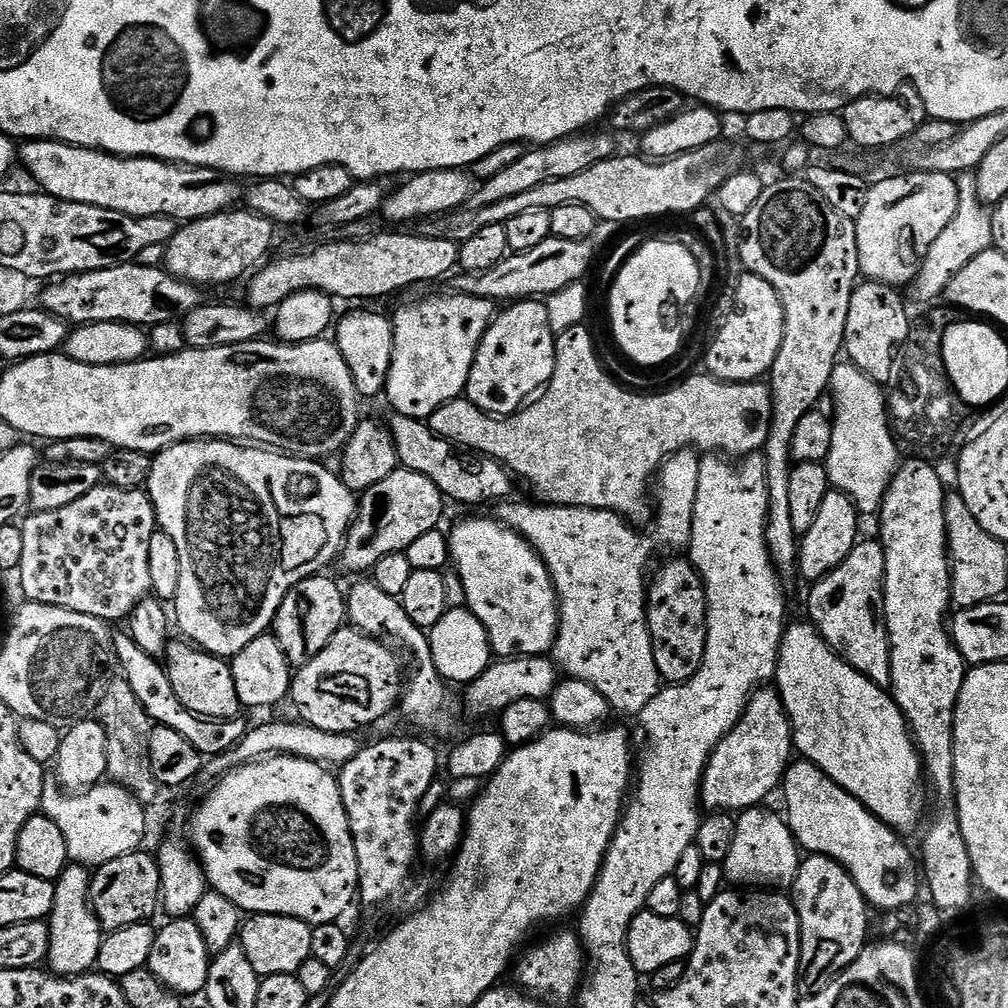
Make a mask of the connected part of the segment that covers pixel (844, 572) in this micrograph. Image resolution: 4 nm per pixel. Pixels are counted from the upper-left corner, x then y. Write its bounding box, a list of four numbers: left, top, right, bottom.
[808,539,892,690]

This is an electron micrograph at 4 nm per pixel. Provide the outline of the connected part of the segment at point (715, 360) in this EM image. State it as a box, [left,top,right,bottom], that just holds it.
[707,275,784,384]

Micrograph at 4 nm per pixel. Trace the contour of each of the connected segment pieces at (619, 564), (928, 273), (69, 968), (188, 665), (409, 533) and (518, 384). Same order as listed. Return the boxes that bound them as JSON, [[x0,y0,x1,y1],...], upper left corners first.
[[495,448,701,718],[910,175,992,305],[47,863,106,978],[166,638,242,720],[338,467,446,573],[466,300,557,418]]

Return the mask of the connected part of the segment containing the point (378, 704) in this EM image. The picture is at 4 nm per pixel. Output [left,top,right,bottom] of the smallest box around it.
[291,626,402,733]

